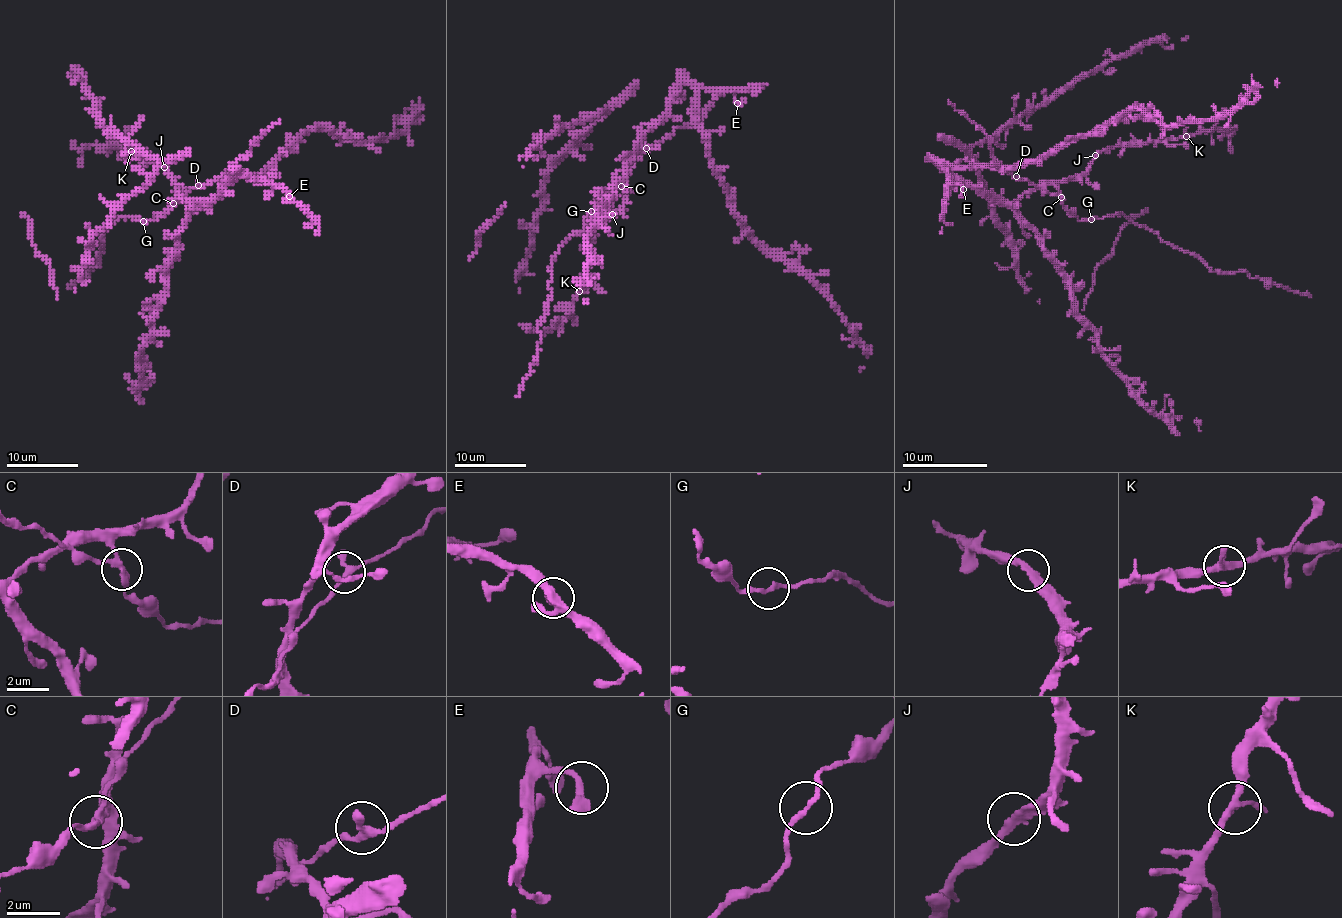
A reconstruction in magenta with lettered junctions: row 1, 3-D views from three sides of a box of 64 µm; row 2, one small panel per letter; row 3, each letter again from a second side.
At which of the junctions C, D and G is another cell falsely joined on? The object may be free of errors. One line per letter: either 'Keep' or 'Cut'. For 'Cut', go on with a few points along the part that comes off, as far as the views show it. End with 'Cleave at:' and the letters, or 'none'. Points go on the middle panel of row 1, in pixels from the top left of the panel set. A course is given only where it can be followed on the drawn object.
C: Cut
D: Keep
G: Keep
Cleave at: C

